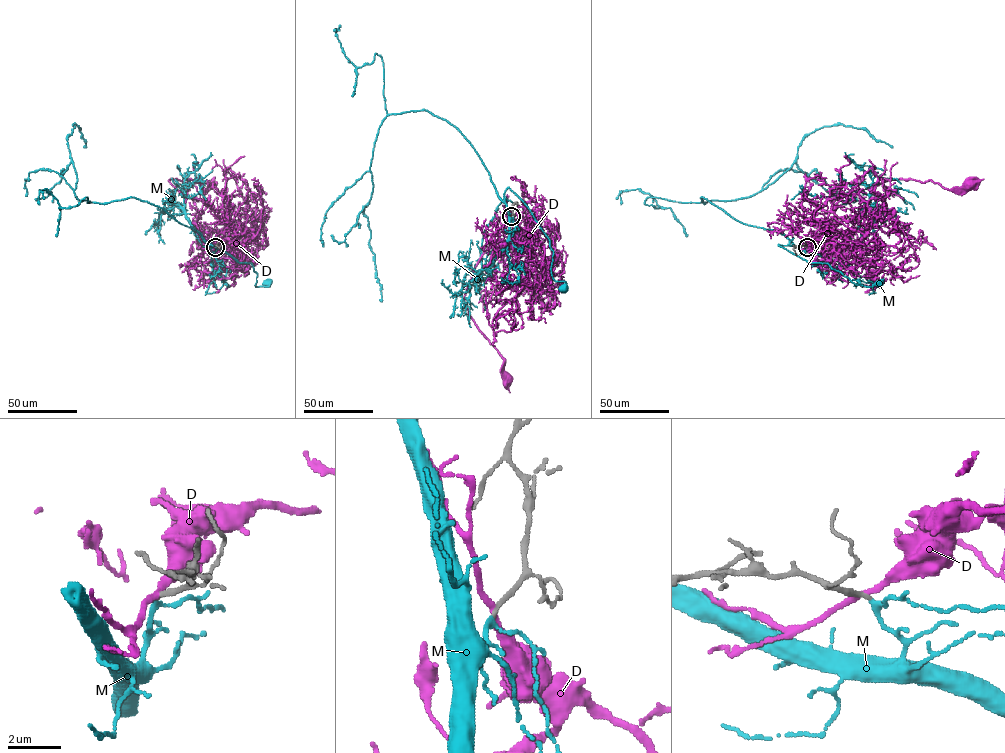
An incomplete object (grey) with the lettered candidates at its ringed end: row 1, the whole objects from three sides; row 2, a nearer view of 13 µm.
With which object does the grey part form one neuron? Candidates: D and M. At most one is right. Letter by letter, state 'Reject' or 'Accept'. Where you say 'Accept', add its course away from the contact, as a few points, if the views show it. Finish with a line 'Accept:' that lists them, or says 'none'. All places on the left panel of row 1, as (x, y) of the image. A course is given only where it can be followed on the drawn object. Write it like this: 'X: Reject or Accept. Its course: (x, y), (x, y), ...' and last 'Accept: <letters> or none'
D: Reject
M: Accept. Its course: (214, 247), (213, 250), (208, 245), (240, 262), (250, 262), (257, 275), (256, 287), (267, 283)
Accept: M

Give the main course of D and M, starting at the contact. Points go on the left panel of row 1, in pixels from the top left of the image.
D: (215, 247), (228, 236), (225, 224), (208, 202), (184, 195), (168, 180), (192, 180), (207, 190), (213, 184)
M: (214, 247), (213, 250), (208, 245), (240, 262), (250, 262), (257, 275), (256, 287), (267, 283)

